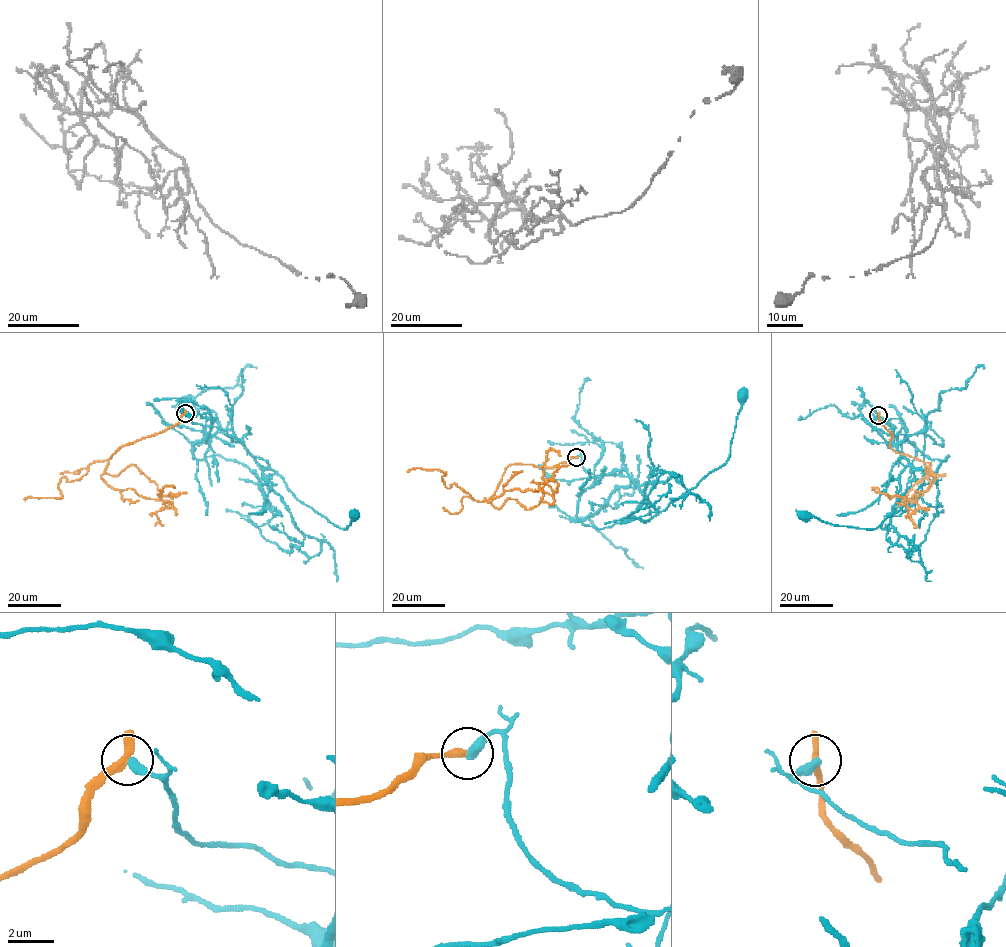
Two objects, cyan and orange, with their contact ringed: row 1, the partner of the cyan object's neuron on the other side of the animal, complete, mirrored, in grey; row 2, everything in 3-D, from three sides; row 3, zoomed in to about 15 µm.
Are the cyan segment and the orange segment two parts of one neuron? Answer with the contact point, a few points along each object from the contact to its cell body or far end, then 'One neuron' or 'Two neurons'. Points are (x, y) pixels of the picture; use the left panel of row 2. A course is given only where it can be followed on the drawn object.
Place: (185, 413). Course of cyan: (185, 413), (192, 422), (230, 429), (262, 467), (271, 468), (298, 500), (329, 521), (347, 528), (356, 516). Course of orange: (185, 413), (176, 424), (122, 445), (105, 470), (117, 476), (133, 464), (160, 496), (164, 487), (175, 488). Two neurons

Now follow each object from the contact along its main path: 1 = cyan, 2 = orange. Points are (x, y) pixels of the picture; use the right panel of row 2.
1: (878, 415), (895, 428), (893, 435), (898, 451), (926, 473), (913, 498), (874, 529), (806, 517)
2: (878, 415), (891, 448), (922, 461), (936, 478), (926, 467), (934, 480), (912, 498), (879, 489)

